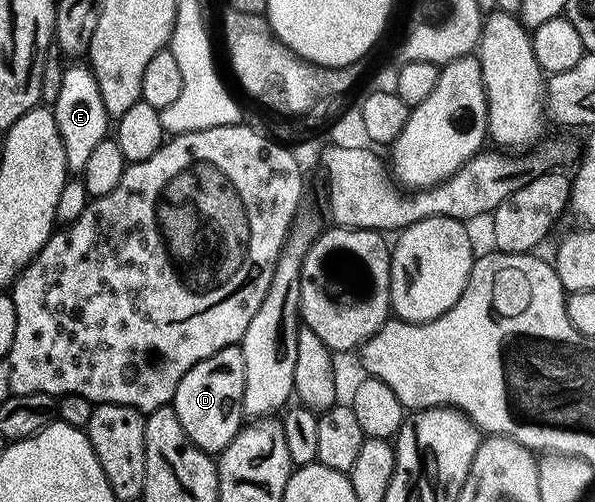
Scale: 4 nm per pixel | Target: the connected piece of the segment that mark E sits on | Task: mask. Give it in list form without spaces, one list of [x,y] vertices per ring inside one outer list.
[[[91,66],[72,67],[60,79],[60,88],[56,91],[56,104],[51,104],[58,133],[62,137],[62,149],[66,153],[66,165],[69,172],[83,173],[86,161],[92,156],[98,141],[109,138],[110,117],[106,105],[102,105],[102,93],[98,93],[98,81]]]

